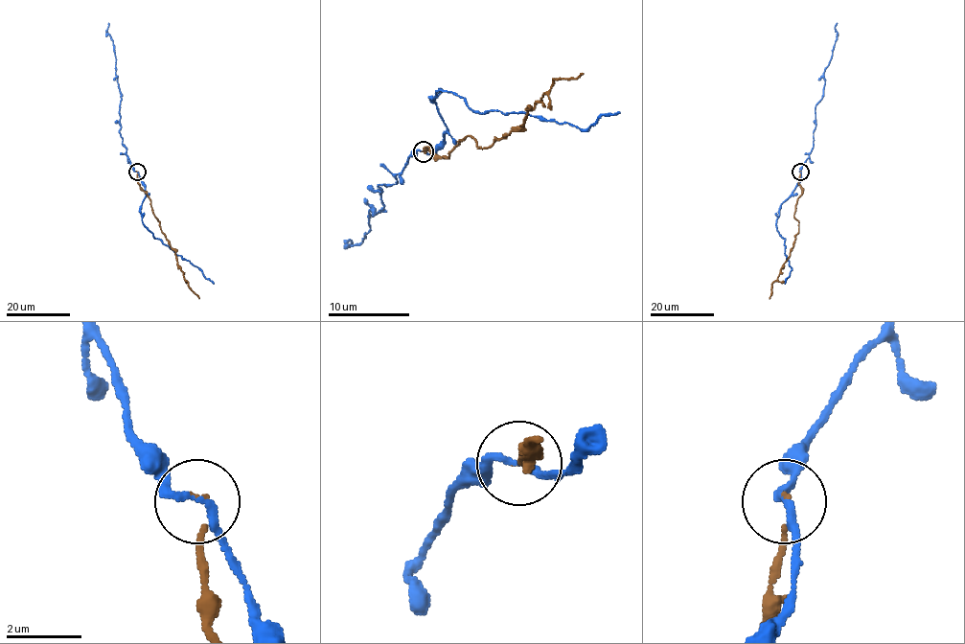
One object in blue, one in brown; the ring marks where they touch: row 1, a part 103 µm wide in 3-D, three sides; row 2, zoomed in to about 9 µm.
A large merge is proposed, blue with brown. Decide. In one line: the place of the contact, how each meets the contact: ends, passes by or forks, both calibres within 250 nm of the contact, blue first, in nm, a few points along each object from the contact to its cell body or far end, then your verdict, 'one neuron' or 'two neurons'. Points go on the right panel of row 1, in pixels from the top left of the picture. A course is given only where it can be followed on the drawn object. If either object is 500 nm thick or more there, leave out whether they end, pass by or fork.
at (800, 172); blue passes by; brown ends there; 190 nm thick on the blue side, 60 nm on the other; blue runs (800, 172), (812, 148), (815, 104), (821, 99), (824, 72), (831, 58), (837, 23); brown runs (800, 172), (798, 184), (802, 194), (796, 201), (794, 215), (799, 231), (790, 257), (771, 284), (769, 298); two neurons

